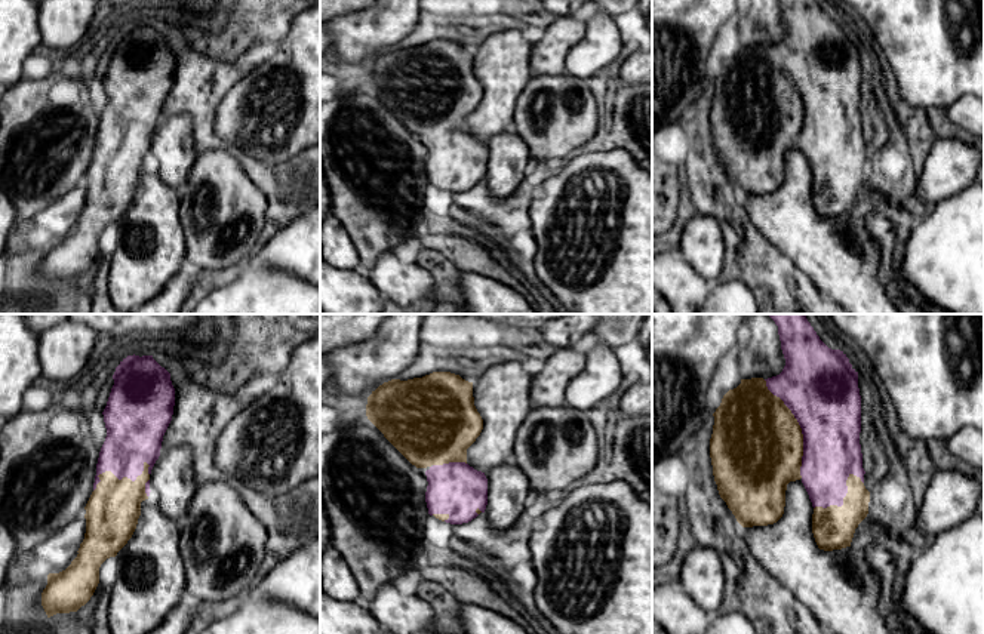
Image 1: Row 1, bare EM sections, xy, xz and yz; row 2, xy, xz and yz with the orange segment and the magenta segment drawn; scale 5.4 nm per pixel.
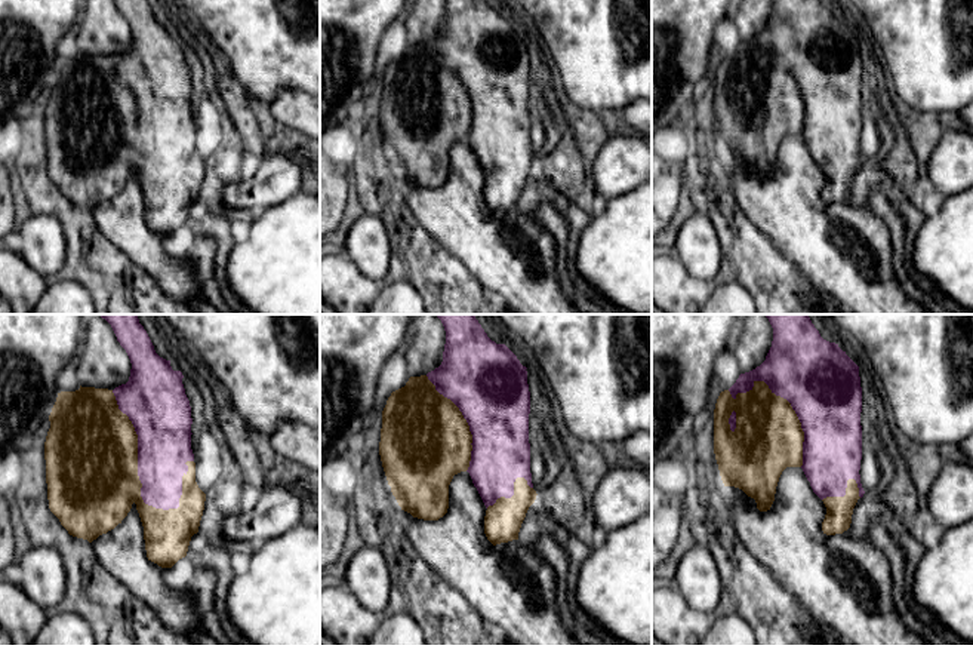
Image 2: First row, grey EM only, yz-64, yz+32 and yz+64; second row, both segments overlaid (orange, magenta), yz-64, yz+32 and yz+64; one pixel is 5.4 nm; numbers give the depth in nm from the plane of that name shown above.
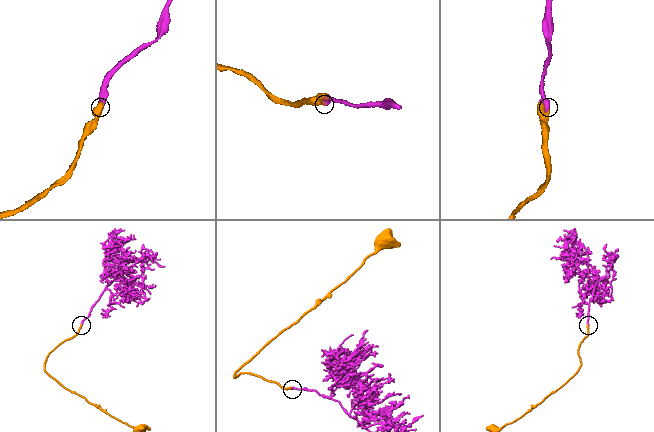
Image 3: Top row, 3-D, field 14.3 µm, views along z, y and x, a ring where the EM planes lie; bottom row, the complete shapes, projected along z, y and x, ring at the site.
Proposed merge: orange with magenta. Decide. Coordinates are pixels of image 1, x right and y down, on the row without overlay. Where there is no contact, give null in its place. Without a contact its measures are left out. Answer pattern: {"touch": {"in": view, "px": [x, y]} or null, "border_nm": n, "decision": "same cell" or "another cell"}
{"touch": {"in": "yz", "px": [800, 97]}, "border_nm": 600, "decision": "same cell"}

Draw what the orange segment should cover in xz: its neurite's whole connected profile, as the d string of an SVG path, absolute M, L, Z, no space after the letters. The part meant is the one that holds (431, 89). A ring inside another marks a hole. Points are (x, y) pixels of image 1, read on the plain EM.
M451 40L391 47L368 65L366 84L412 133L427 138L425 170L430 184L462 193L485 181L488 147L467 132L467 117L483 98L483 87L474 74L473 50Z

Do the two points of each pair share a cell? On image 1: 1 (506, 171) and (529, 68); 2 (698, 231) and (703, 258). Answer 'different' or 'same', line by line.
1: same
2: same

